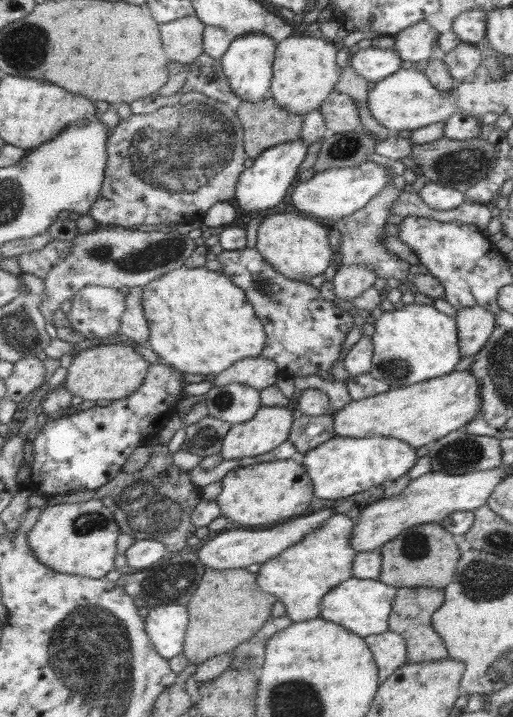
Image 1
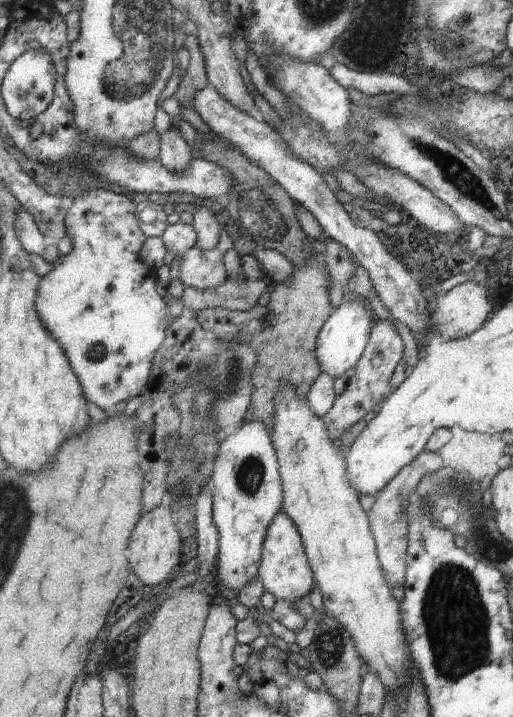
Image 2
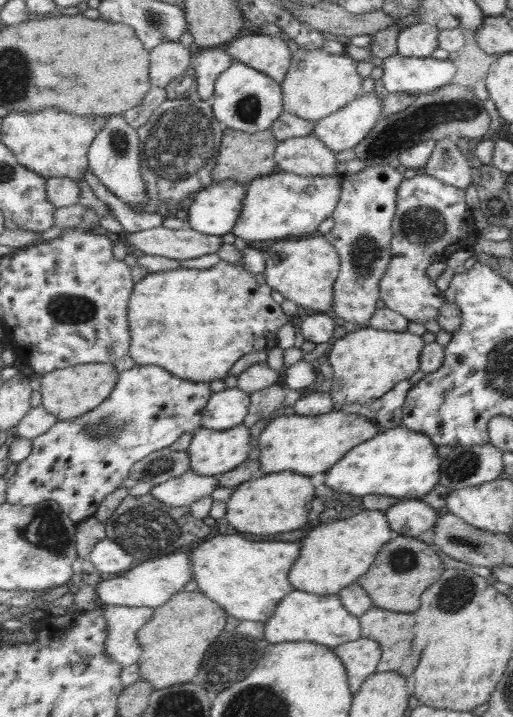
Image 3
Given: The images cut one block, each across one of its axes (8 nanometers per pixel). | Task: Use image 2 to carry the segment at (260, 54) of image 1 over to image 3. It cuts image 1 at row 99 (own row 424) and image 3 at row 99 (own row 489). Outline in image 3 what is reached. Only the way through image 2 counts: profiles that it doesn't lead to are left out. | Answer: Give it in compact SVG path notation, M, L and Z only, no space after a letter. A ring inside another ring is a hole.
M233 60L231 66L219 76L211 104L215 112L215 117L221 123L225 124L228 130L237 130L238 132L247 132L249 134L269 131L273 127L273 124L276 124L276 121L280 119L285 112L284 94L279 81L237 60Z

